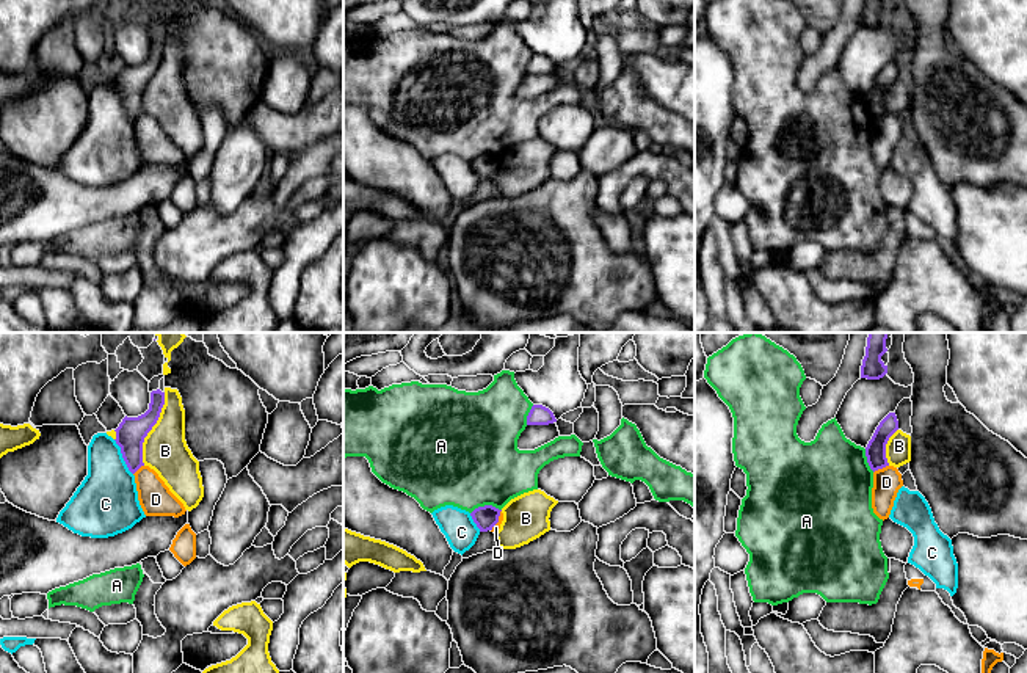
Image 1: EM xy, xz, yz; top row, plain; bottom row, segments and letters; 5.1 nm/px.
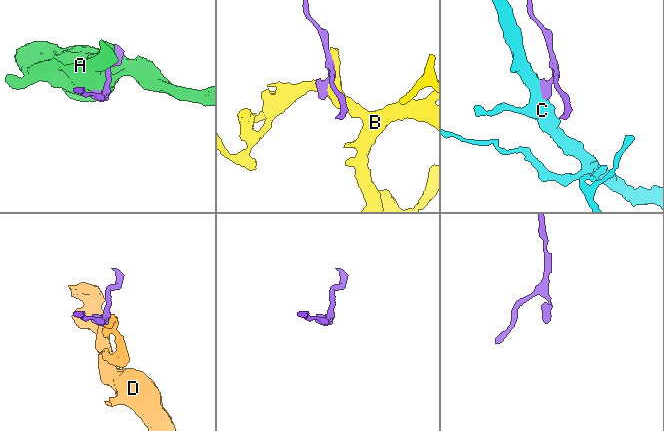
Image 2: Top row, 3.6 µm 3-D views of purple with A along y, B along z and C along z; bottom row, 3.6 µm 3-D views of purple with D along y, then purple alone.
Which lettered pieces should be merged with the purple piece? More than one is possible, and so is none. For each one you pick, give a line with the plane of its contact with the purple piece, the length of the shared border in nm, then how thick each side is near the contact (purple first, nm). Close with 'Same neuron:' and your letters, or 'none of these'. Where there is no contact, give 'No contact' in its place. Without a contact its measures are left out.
Same neuron: none of these

